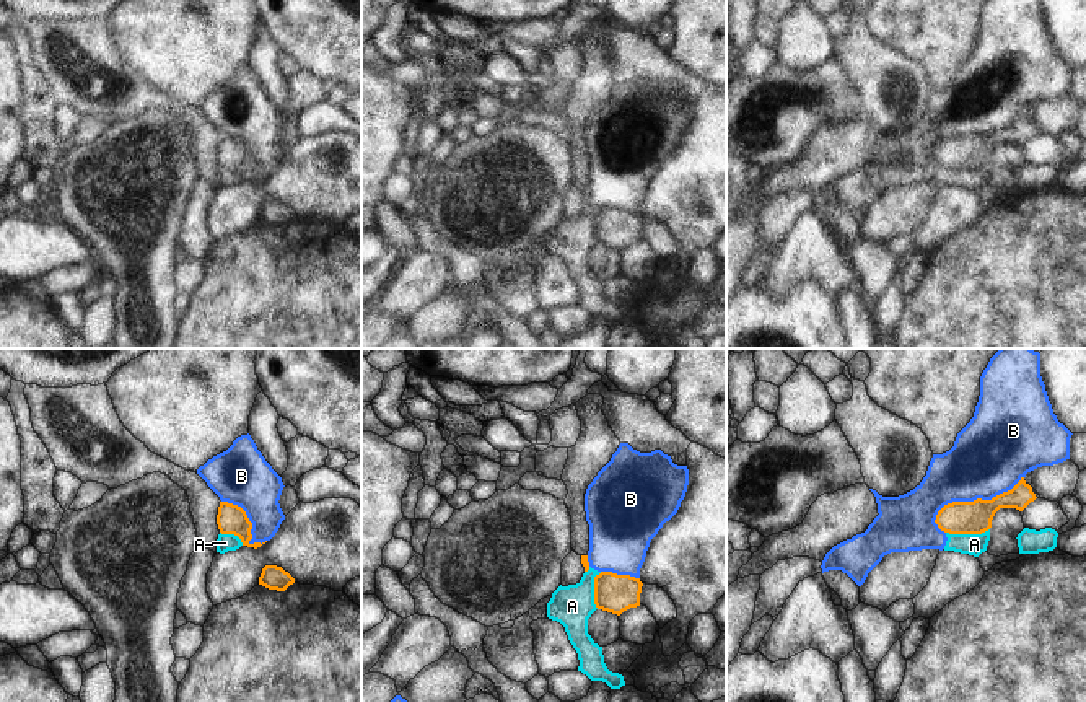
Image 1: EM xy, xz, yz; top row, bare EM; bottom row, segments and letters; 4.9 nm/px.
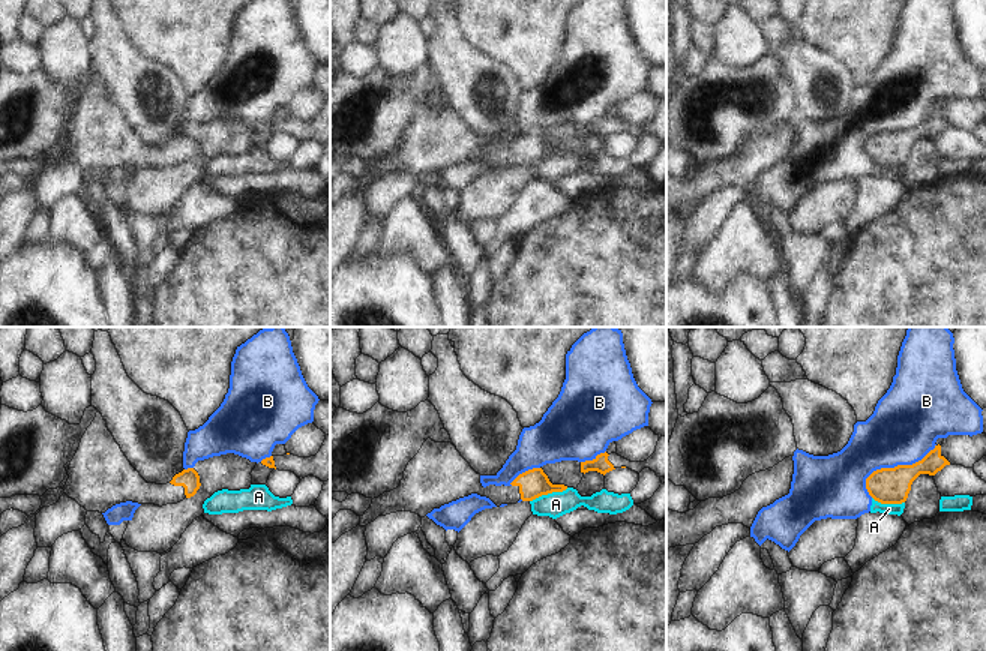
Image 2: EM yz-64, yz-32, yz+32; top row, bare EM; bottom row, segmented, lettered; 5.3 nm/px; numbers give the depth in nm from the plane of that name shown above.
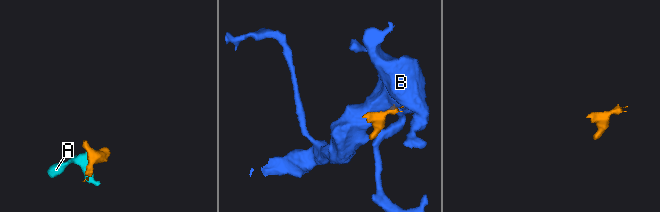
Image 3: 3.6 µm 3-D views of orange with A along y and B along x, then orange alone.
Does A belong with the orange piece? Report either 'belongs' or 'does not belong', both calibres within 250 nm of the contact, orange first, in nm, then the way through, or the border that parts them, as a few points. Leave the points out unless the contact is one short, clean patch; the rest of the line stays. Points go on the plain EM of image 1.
does not belong; 160 nm thick on the orange side, 110 nm on the other; border along yz (989, 163), (980, 168), (946, 168)

